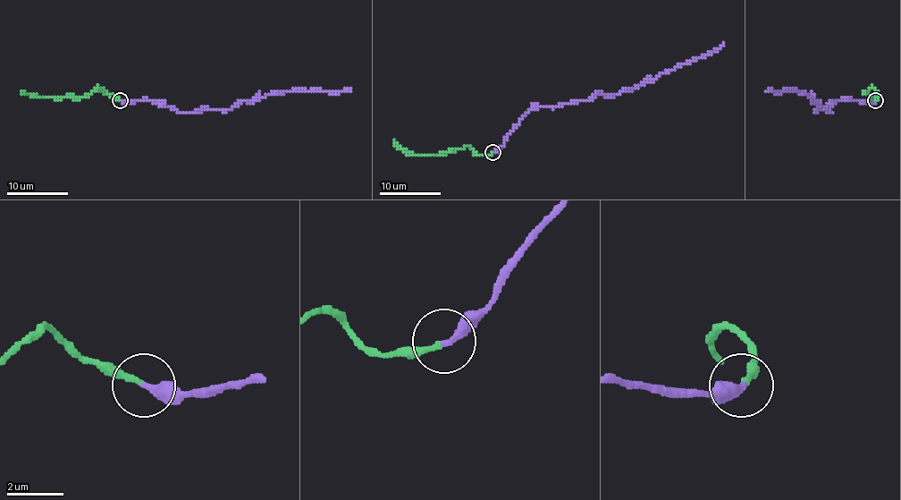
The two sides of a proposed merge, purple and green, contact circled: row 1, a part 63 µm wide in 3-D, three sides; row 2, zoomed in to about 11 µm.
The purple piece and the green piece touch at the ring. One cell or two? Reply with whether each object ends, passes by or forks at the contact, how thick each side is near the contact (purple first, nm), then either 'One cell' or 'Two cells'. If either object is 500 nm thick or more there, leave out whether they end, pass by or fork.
At the ring purple ends. At the ring green ends. Thickness 340 nm (purple) against 200 nm. One cell

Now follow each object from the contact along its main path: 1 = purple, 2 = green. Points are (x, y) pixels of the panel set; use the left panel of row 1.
1: (120, 99), (150, 99), (183, 112), (224, 110), (245, 101), (293, 90), (319, 88), (332, 93), (351, 88)
2: (120, 99), (98, 88), (83, 97), (65, 97), (37, 97), (21, 92)

